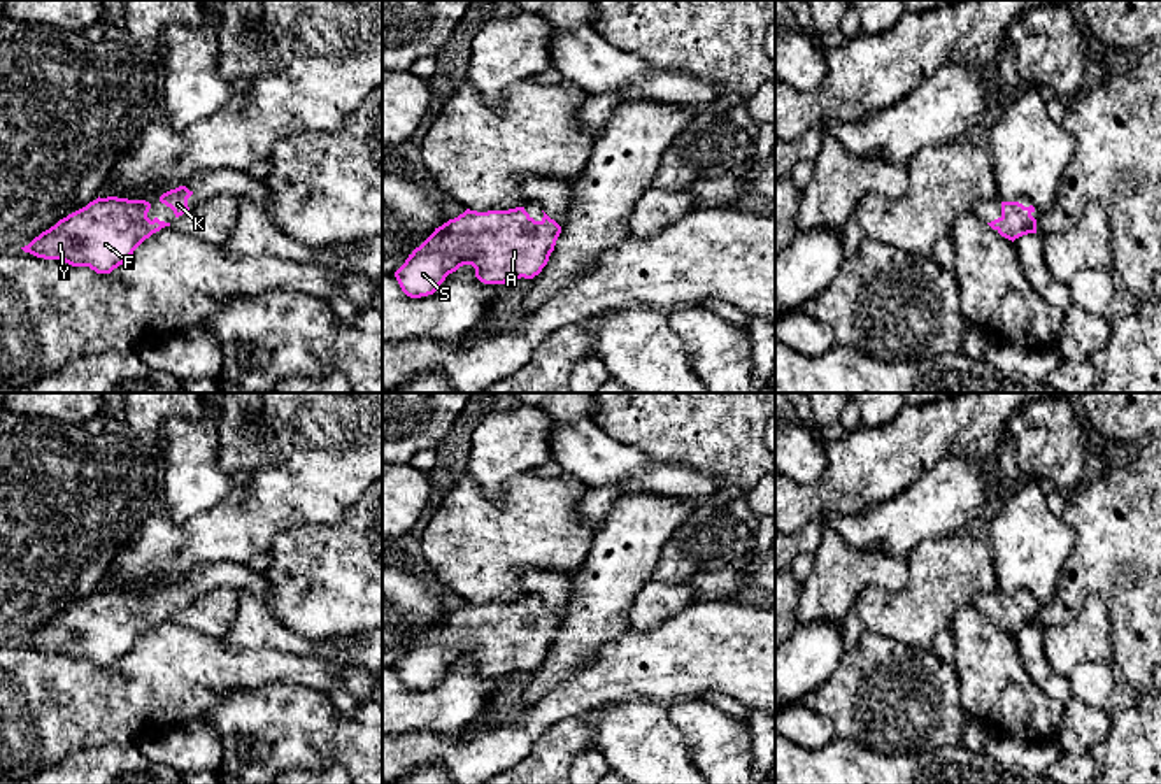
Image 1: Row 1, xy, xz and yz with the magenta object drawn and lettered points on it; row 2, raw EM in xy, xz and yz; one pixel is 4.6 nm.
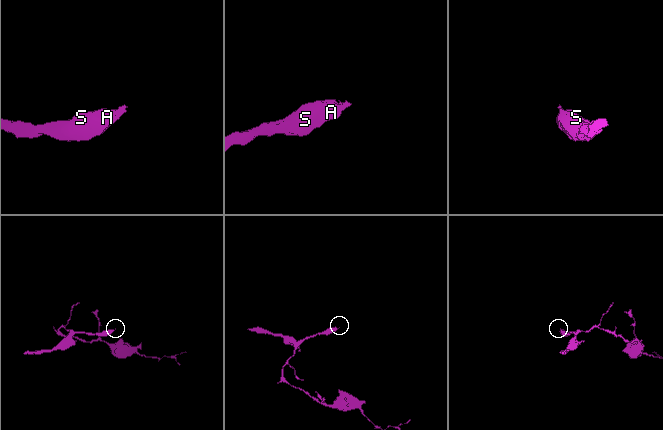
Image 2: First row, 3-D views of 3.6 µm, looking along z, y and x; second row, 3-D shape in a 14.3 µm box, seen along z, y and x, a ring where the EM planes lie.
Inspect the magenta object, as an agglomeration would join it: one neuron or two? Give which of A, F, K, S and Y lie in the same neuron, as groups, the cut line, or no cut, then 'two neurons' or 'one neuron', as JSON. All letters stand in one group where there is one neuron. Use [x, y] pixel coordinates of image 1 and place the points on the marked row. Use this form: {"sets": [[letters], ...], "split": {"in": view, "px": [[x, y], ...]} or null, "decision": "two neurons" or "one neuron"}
{"sets": [["A", "F", "K", "S", "Y"]], "split": null, "decision": "one neuron"}

